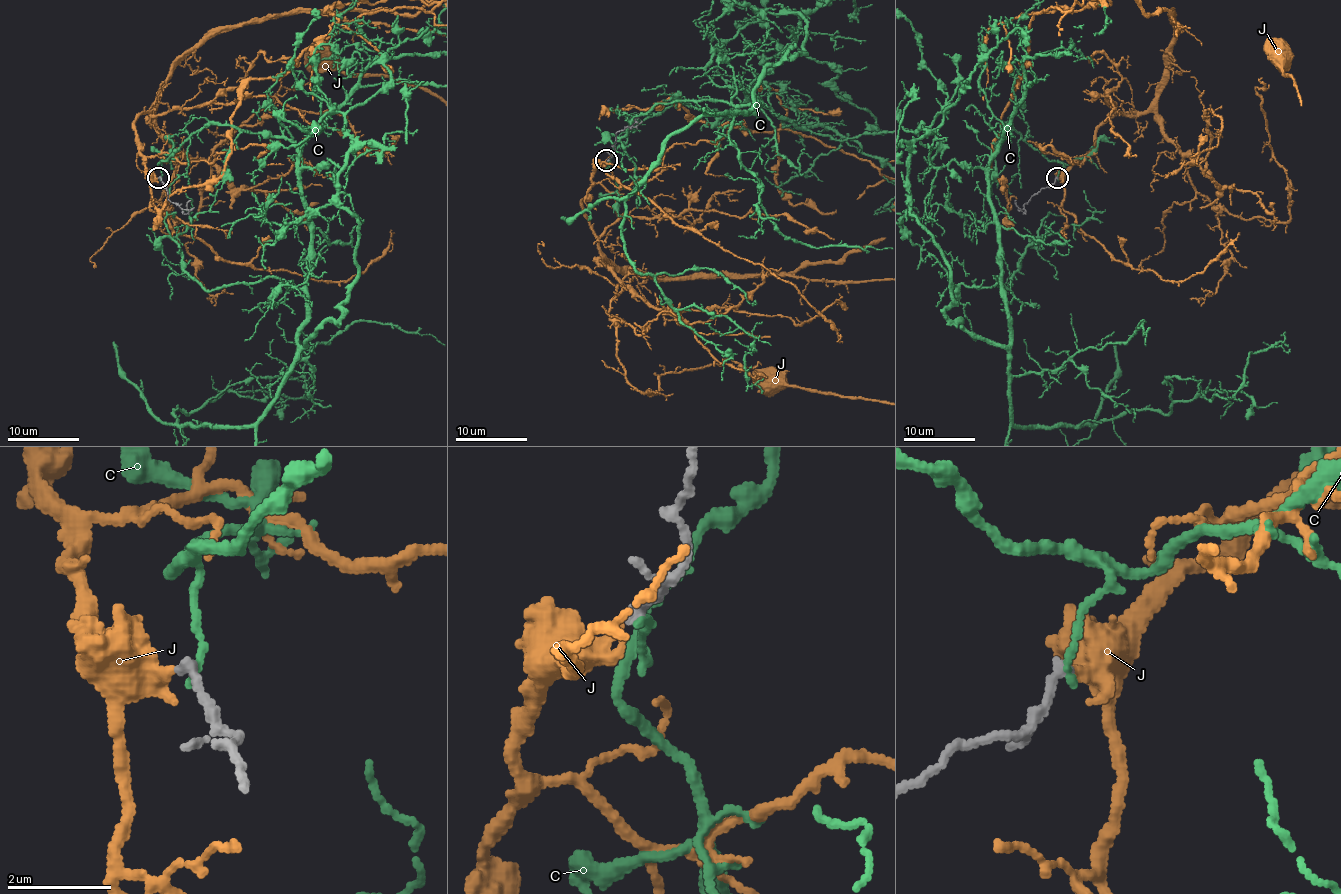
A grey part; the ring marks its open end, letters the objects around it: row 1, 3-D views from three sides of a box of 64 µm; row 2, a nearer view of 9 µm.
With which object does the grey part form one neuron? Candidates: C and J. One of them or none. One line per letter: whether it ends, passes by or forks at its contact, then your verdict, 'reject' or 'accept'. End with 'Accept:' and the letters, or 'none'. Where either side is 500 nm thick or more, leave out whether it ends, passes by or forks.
C: it ends there; reject
J: it ends there; accept
Accept: J

